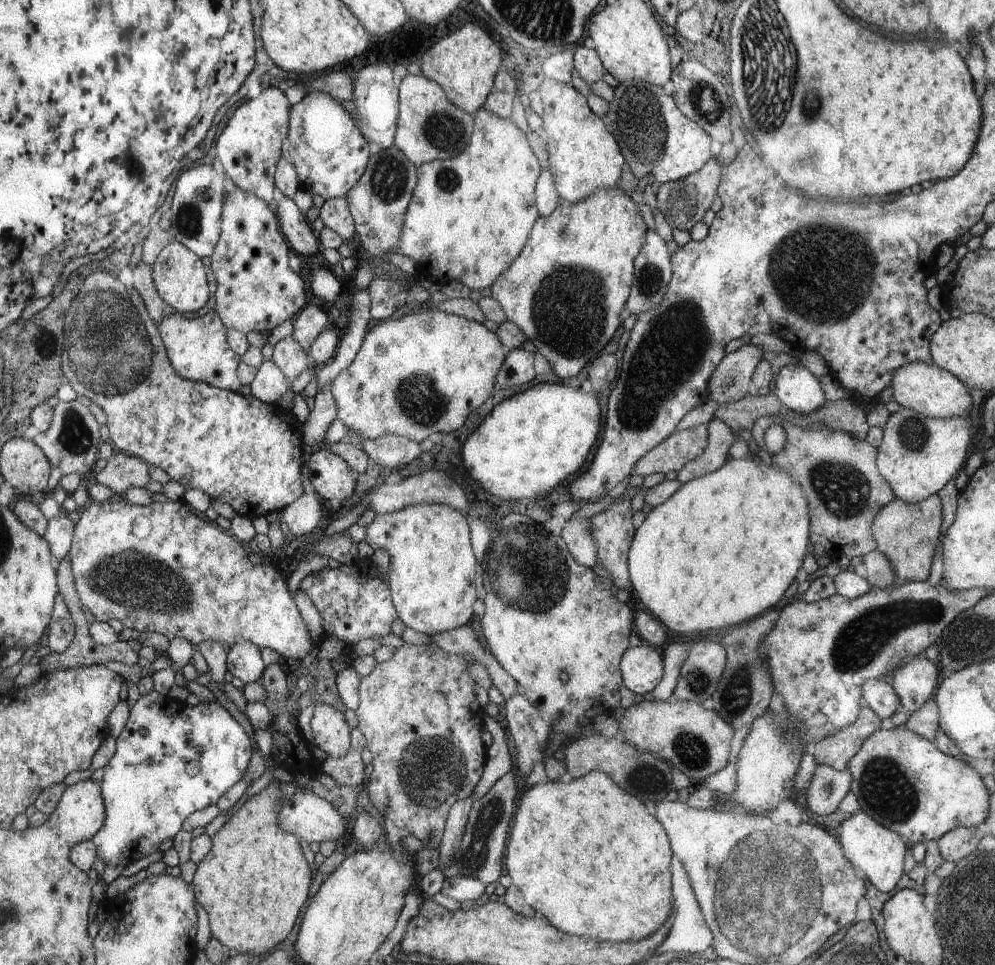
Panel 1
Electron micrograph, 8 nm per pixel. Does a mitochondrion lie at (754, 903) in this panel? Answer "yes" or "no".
yes

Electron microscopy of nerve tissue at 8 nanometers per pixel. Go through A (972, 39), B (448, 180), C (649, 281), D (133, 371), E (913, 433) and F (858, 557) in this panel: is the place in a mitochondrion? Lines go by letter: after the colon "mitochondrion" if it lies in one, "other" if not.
A: other
B: mitochondrion
C: mitochondrion
D: mitochondrion
E: mitochondrion
F: other

